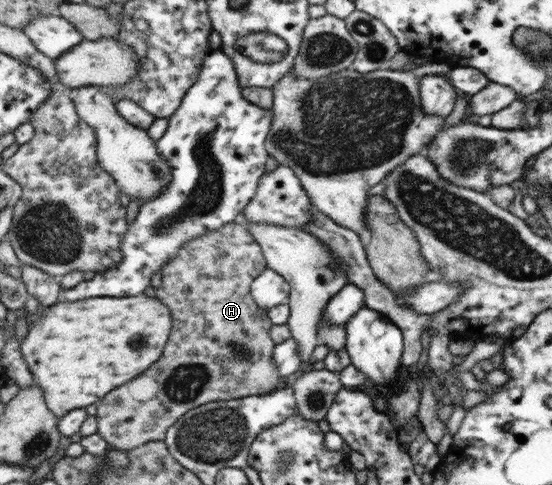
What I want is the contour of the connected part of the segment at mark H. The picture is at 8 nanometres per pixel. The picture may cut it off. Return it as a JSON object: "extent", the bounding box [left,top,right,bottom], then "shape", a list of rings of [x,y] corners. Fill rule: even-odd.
{"extent":[96,221,279,451],"shape":[[[233,221],[217,230],[211,230],[205,232],[203,236],[189,240],[188,243],[184,243],[182,248],[179,248],[177,256],[174,260],[167,262],[167,271],[163,274],[162,288],[157,288],[157,296],[162,296],[163,300],[167,300],[167,304],[171,304],[171,308],[175,312],[175,320],[177,326],[172,330],[171,342],[168,343],[166,350],[163,351],[163,360],[159,360],[159,364],[155,364],[155,368],[149,368],[143,376],[139,376],[137,380],[131,380],[131,388],[115,388],[115,392],[111,392],[111,396],[105,396],[103,400],[99,400],[97,403],[97,415],[96,419],[99,424],[97,434],[103,436],[103,440],[109,444],[109,447],[115,449],[124,449],[125,451],[132,450],[145,443],[151,443],[153,440],[165,441],[166,432],[186,414],[187,411],[201,406],[202,404],[213,403],[215,400],[229,400],[239,399],[245,396],[253,396],[253,394],[259,394],[259,392],[271,392],[271,388],[279,388],[279,377],[277,366],[273,362],[273,351],[276,345],[274,340],[270,337],[270,328],[272,327],[271,318],[269,318],[268,311],[261,308],[255,299],[250,294],[250,285],[253,280],[268,267],[266,266],[266,258],[261,251],[261,245],[253,239],[253,235],[247,231],[247,227],[241,221]],[[233,358],[245,358],[245,362],[241,360],[235,360]]]}

